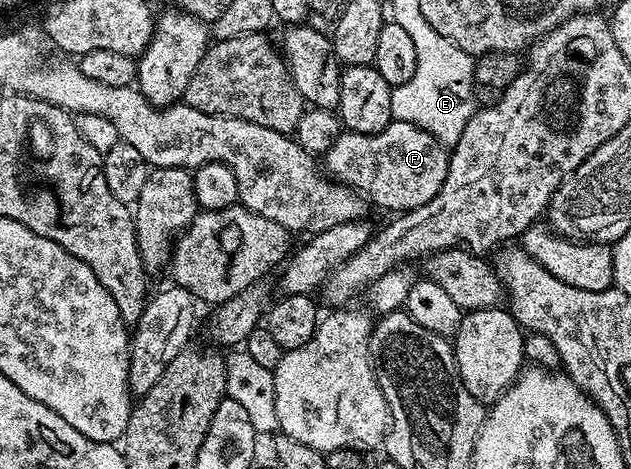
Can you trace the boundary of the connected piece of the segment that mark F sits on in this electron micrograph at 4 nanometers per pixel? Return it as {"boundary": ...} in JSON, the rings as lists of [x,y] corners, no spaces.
{"boundary":[[[392,119],[381,134],[366,136],[340,131],[337,142],[333,142],[325,153],[325,172],[332,180],[358,192],[374,207],[376,204],[379,208],[388,208],[391,214],[402,214],[412,212],[417,206],[425,206],[425,202],[441,190],[448,159],[448,149],[433,138],[433,134],[409,122]]]}

